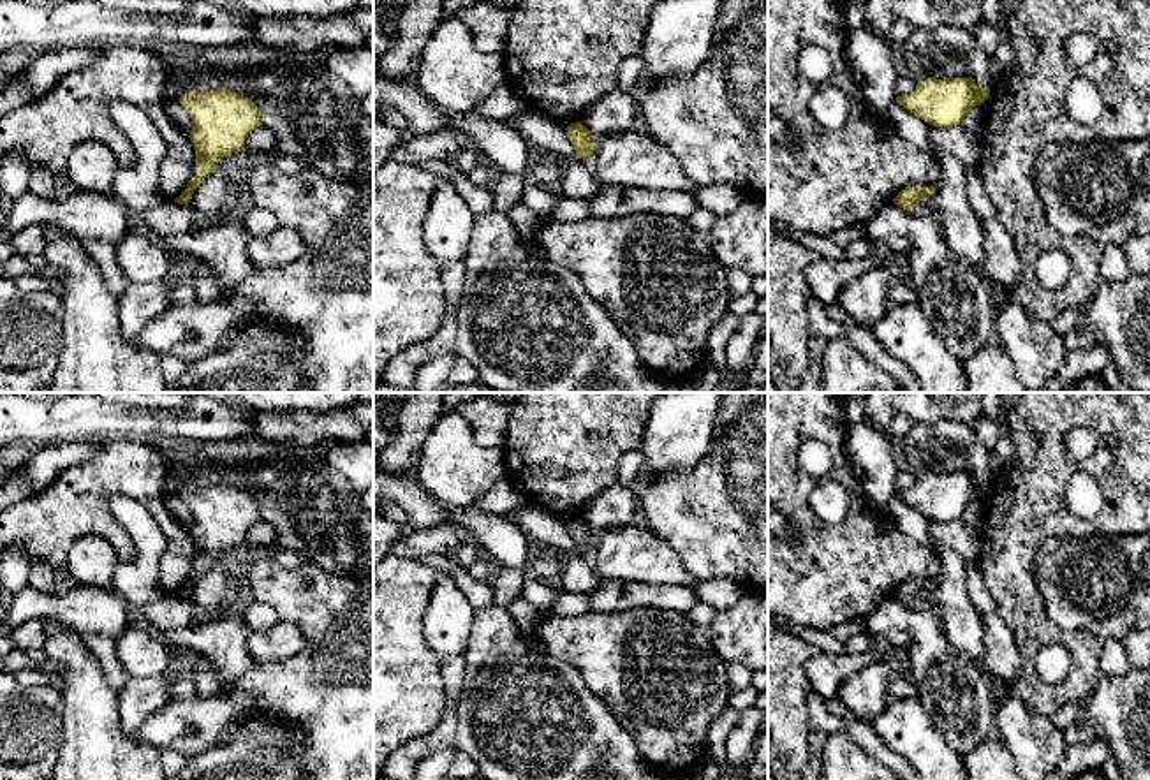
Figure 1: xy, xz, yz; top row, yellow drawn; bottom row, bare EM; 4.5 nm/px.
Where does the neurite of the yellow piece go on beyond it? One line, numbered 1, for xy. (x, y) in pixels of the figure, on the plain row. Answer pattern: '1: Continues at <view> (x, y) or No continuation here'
1: No continuation here

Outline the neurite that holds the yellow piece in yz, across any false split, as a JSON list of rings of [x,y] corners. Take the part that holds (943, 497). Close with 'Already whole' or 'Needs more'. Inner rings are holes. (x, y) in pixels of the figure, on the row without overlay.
[[[928,472],[910,489],[895,495],[933,521],[960,519],[974,500],[990,491],[990,481],[977,481],[972,472]]]. Already whole

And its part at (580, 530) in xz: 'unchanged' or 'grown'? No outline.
unchanged

